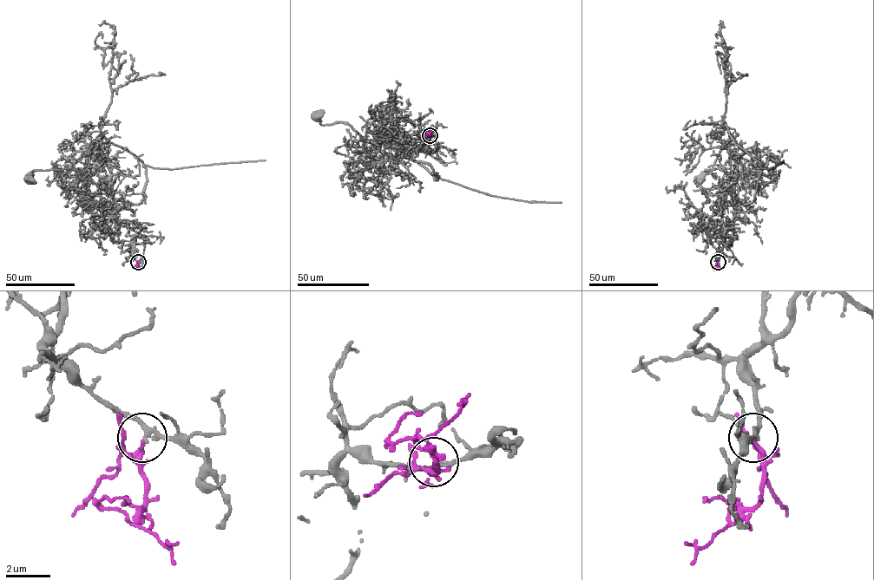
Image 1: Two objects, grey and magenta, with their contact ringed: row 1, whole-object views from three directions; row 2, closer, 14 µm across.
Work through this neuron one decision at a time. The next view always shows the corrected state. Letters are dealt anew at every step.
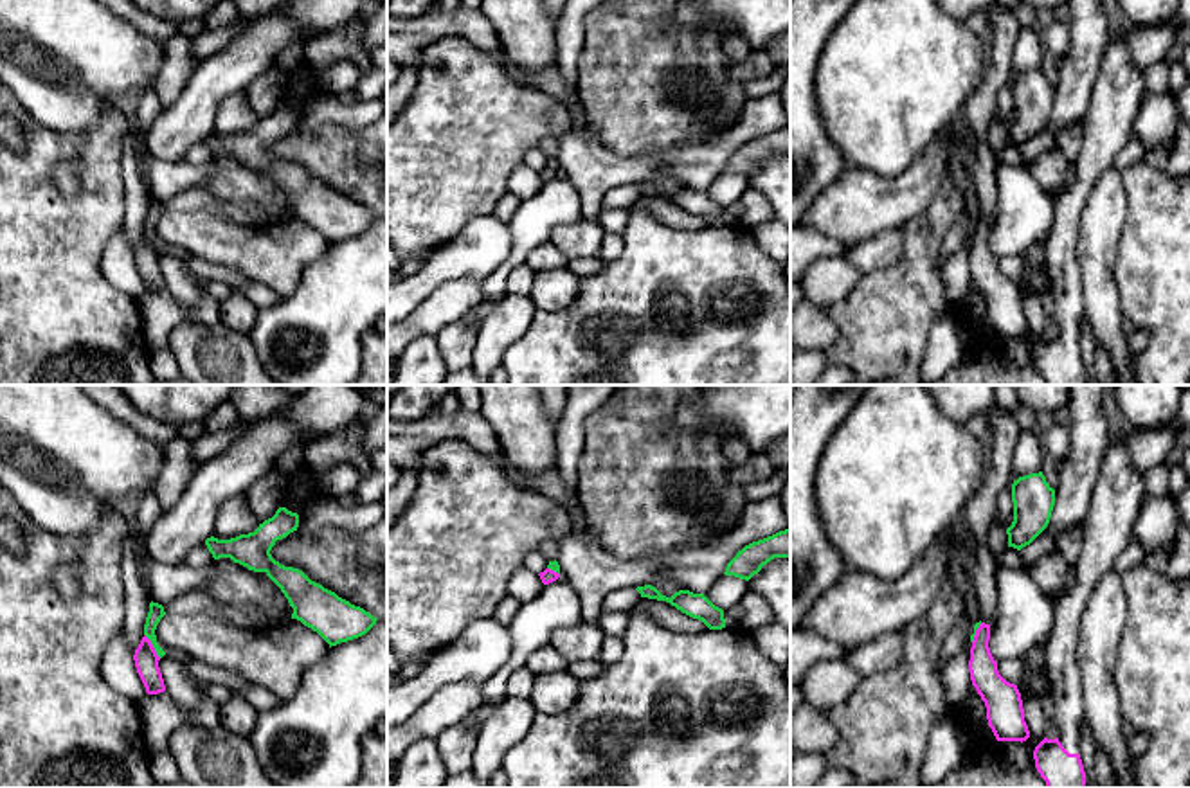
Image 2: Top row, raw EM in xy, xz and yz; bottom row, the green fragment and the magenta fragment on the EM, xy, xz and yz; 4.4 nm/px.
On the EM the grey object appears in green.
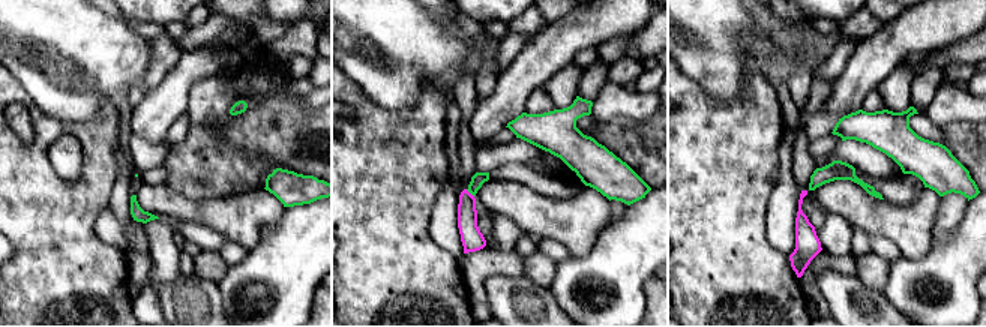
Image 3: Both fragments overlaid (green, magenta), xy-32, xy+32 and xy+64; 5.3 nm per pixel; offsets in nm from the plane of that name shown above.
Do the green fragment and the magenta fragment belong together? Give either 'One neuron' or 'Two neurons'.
Two neurons

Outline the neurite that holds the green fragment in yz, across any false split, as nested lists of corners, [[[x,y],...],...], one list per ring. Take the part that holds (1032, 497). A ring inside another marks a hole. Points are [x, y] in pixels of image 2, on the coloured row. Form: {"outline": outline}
{"outline": [[[1042,471],[1019,477],[1012,484],[1014,522],[1006,529],[1008,547],[1021,551],[1030,545],[1050,524],[1055,506],[1055,489]]]}

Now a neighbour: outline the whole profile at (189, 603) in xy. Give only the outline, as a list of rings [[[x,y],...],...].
[[[203,592],[184,594],[173,601],[166,603],[164,612],[171,613],[171,615],[211,613],[211,615],[216,615],[216,617],[227,621],[230,626],[236,626],[239,630],[248,630],[248,631],[263,631],[268,628],[266,624],[239,612],[238,608],[232,608],[229,604],[221,604],[221,603],[211,599]]]

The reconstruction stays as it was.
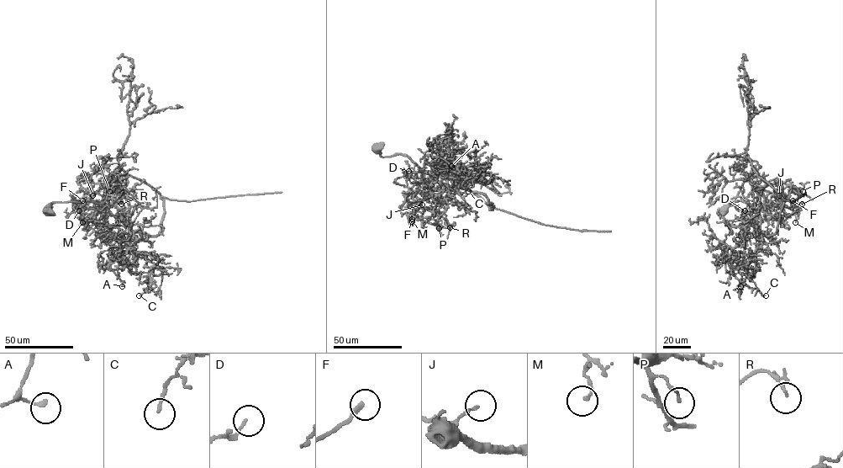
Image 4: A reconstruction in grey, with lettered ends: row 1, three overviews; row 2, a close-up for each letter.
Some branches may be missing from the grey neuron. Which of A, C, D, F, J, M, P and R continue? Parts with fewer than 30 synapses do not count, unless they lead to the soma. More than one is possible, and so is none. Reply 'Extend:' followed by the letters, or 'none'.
Extend: none

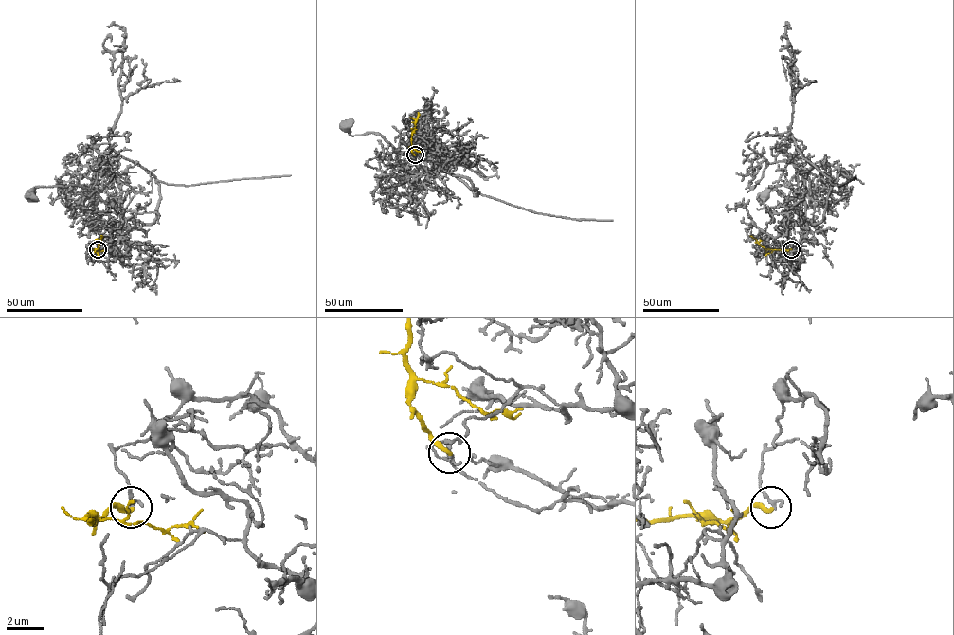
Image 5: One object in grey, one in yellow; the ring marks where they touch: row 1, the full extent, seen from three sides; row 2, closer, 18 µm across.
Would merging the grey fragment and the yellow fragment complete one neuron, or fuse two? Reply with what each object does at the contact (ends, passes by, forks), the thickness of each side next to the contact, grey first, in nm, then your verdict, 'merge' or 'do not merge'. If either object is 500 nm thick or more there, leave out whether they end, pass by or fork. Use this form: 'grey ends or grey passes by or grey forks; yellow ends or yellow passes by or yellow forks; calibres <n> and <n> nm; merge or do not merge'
grey ends; yellow ends; calibres 240 and 280 nm; do not merge

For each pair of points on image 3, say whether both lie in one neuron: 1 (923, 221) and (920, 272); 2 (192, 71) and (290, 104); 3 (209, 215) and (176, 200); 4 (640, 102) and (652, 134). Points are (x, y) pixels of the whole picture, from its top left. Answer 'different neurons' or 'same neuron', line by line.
1: different neurons
2: different neurons
3: same neuron
4: different neurons

